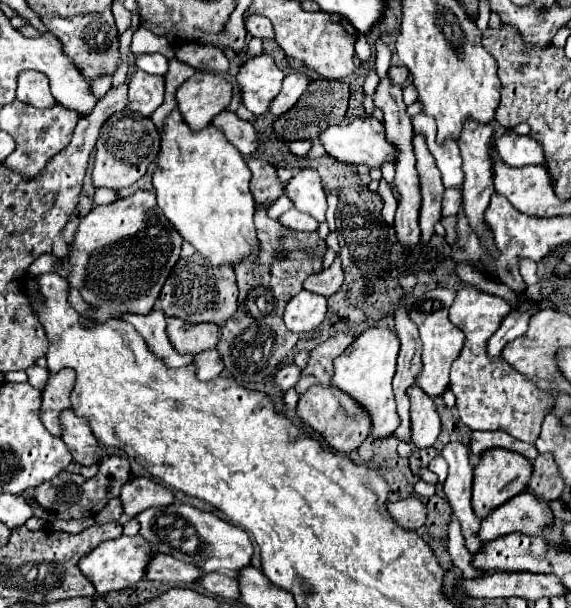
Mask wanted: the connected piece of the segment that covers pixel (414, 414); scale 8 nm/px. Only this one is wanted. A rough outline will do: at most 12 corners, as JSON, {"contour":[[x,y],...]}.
{"contour":[[412,385],[410,427],[412,445],[434,445],[440,417],[434,401]]}

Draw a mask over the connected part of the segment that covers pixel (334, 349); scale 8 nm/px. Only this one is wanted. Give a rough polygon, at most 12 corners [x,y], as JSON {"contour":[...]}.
{"contour":[[334,335],[318,345],[296,383],[302,395],[312,385],[330,385],[332,361],[354,341]]}

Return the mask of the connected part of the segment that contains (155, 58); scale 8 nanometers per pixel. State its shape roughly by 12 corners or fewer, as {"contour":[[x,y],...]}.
{"contour":[[142,53],[136,67],[146,73],[164,75],[168,59],[162,53]]}

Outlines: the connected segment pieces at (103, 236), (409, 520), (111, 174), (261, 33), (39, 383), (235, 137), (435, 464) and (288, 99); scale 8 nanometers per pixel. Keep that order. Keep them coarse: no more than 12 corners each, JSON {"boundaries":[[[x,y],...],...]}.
{"boundaries":[[[154,191],[94,207],[66,279],[96,327],[152,313],[182,237]],[[418,497],[388,503],[392,519],[408,531],[426,521],[426,507]],[[124,109],[100,129],[92,185],[124,189],[160,153],[150,117]],[[246,15],[246,31],[252,37],[272,39],[272,23],[258,15]],[[30,365],[26,369],[28,383],[32,387],[44,389],[44,379],[48,371]],[[220,111],[212,119],[216,129],[244,155],[256,147],[252,123],[234,111]],[[440,455],[430,461],[428,469],[438,475],[438,483],[446,479],[448,465]],[[300,73],[282,81],[270,103],[270,113],[280,117],[300,99],[308,77]]]}

